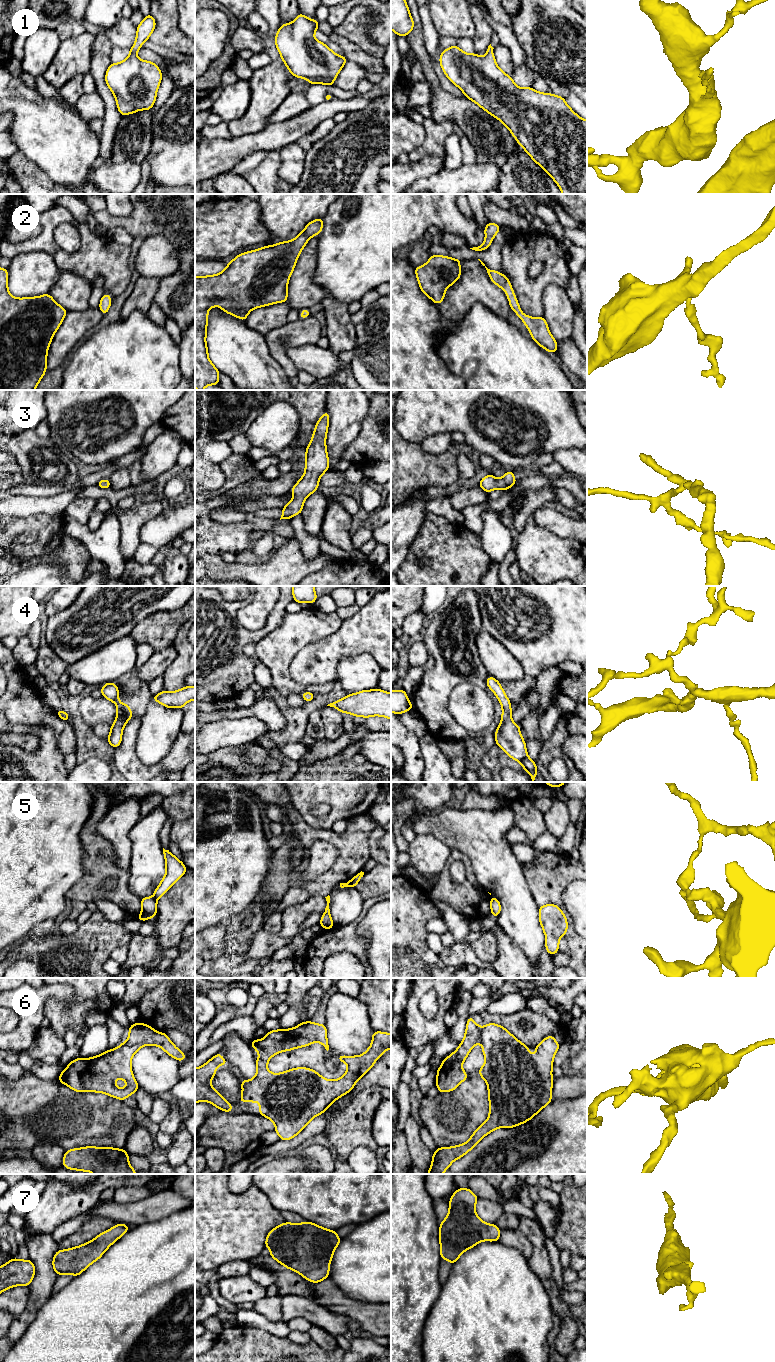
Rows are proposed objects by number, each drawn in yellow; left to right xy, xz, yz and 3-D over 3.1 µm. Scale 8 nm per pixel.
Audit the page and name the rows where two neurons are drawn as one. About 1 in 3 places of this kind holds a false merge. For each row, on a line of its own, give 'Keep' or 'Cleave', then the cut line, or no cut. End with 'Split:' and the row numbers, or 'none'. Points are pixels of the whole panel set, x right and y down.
1: Keep. No split
2: Keep. No split
3: Keep. No split
4: Keep. No split
5: Cleave. Split along xy (153, 896), (156, 900)
6: Keep. No split
7: Keep. No split
Split: 5

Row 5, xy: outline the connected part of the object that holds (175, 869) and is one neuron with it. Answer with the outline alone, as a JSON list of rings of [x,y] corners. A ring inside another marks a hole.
[[[163,848],[163,854],[165,856],[166,874],[154,891],[153,897],[156,900],[162,897],[187,870],[181,860],[177,859],[169,850]]]

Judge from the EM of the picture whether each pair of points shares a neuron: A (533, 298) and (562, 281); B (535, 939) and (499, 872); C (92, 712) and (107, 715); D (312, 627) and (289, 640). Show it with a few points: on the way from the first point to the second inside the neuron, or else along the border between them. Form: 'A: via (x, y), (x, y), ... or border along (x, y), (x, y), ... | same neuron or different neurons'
A: via (536, 290), (547, 279), (554, 279) | same neuron
B: via (520, 922), (516, 898), (511, 889) | same neuron
C: via (96, 712), (103, 712) | same neuron
D: via (306, 627), (301, 628), (295, 634) | same neuron

